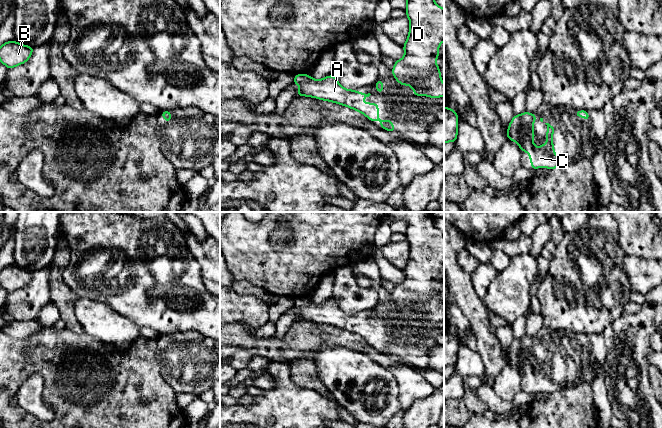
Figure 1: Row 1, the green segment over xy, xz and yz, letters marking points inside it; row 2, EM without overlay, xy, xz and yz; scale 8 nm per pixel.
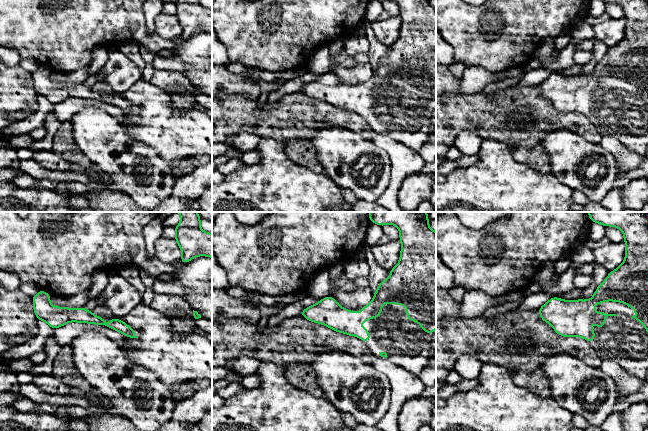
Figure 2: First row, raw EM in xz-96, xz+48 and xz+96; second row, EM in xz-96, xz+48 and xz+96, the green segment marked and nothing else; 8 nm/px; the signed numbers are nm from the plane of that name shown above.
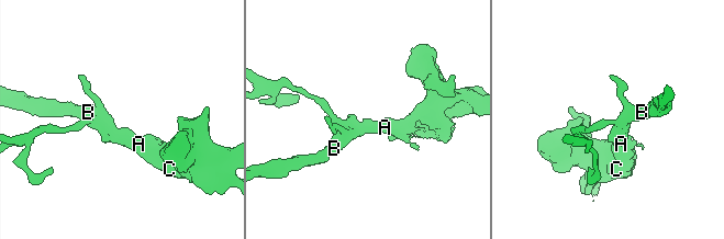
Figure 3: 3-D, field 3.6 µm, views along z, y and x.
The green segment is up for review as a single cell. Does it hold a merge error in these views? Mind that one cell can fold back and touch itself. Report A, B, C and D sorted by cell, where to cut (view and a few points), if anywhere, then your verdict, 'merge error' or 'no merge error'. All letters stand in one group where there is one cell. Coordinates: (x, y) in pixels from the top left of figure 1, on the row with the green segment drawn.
A B C D | no cut | no merge error

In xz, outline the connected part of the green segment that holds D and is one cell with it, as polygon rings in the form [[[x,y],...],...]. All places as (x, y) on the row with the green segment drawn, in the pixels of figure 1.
[[[407,0],[406,16],[410,21],[409,34],[403,45],[404,57],[395,60],[391,70],[394,79],[403,86],[412,87],[414,96],[443,97],[444,84],[436,59],[439,57],[439,46],[444,41],[444,9],[434,0]]]

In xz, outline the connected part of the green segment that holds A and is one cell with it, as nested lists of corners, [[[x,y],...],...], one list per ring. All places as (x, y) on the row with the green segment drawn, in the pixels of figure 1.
[[[308,73],[297,74],[294,82],[300,86],[296,96],[307,96],[337,103],[364,114],[372,122],[379,120],[380,126],[387,131],[395,131],[395,125],[390,119],[381,120],[378,117],[379,105],[376,103],[360,103],[360,99],[365,99],[371,94],[359,93],[358,90],[349,90],[342,87],[337,78],[329,75],[323,79],[313,79]]]

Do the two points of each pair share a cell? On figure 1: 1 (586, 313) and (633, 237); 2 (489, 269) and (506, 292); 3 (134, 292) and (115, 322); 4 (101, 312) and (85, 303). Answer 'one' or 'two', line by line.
1: two
2: two
3: two
4: one

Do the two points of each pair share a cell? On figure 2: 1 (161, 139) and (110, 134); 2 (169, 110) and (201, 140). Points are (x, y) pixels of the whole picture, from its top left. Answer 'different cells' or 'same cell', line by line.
1: different cells
2: same cell

